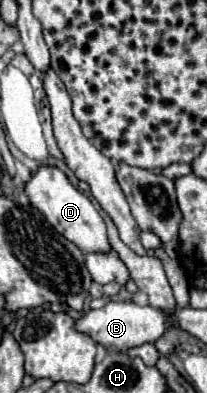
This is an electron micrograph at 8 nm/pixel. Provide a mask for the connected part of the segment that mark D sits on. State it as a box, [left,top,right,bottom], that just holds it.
[26,166,112,254]

